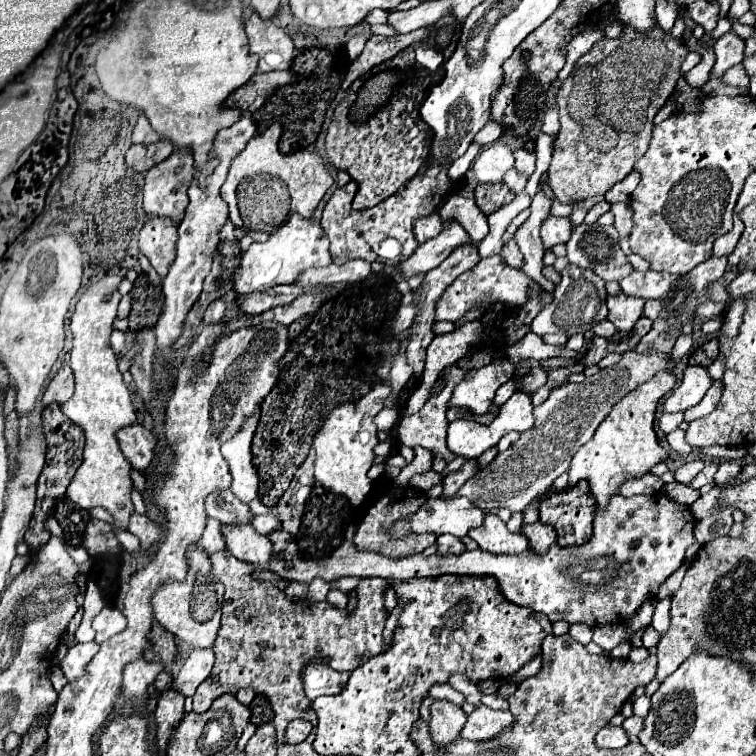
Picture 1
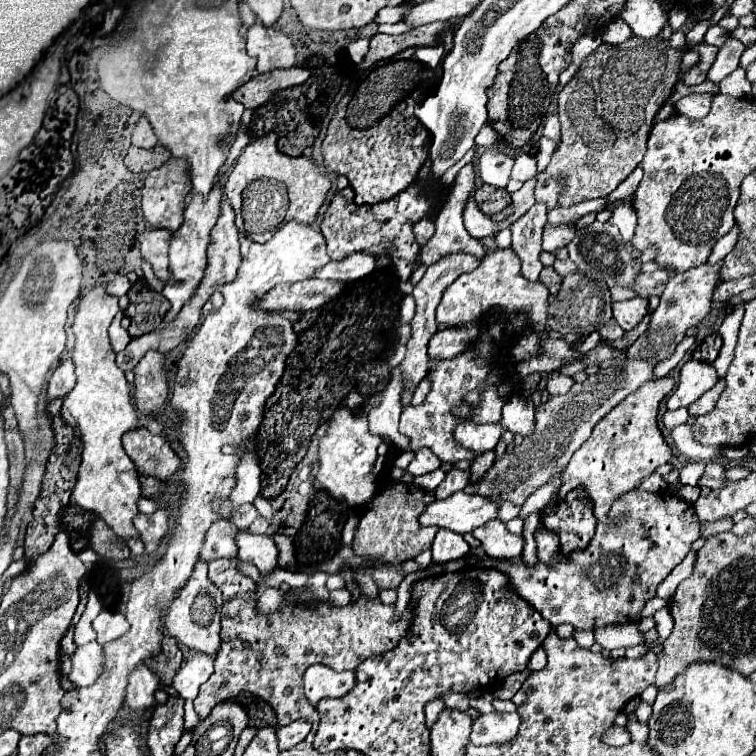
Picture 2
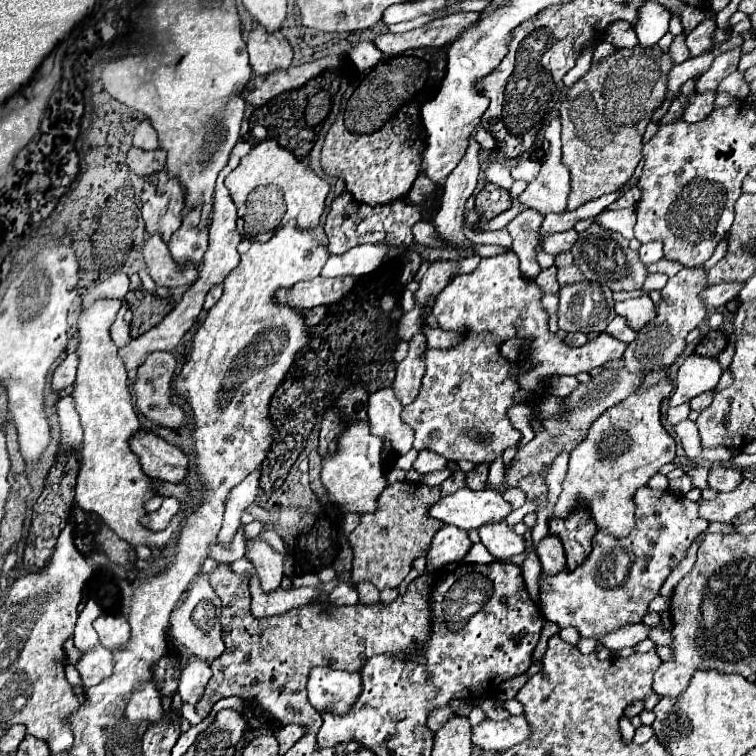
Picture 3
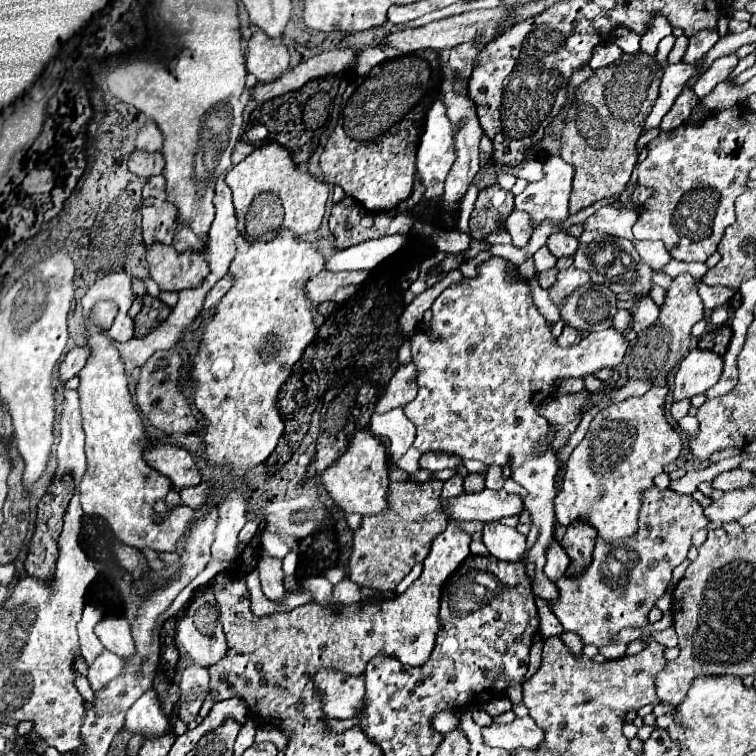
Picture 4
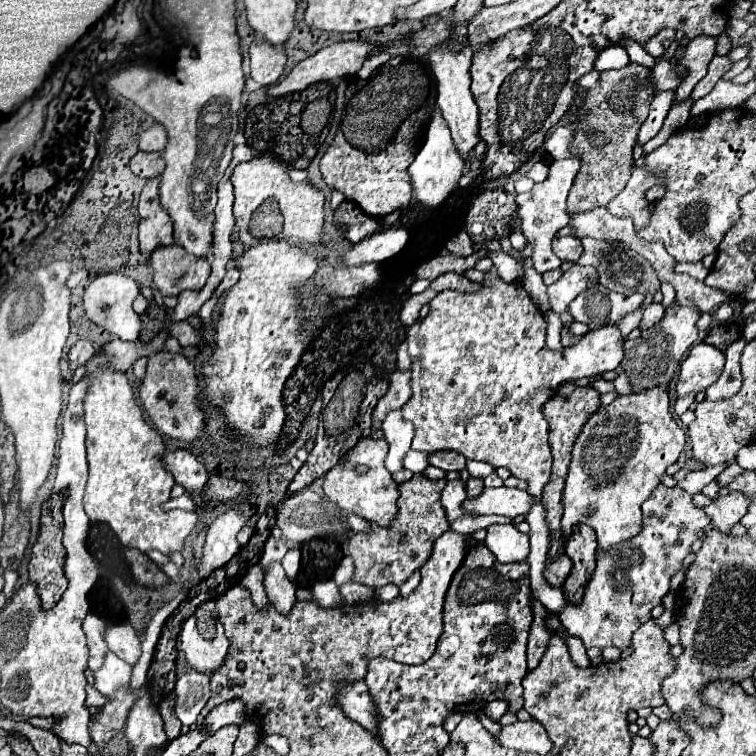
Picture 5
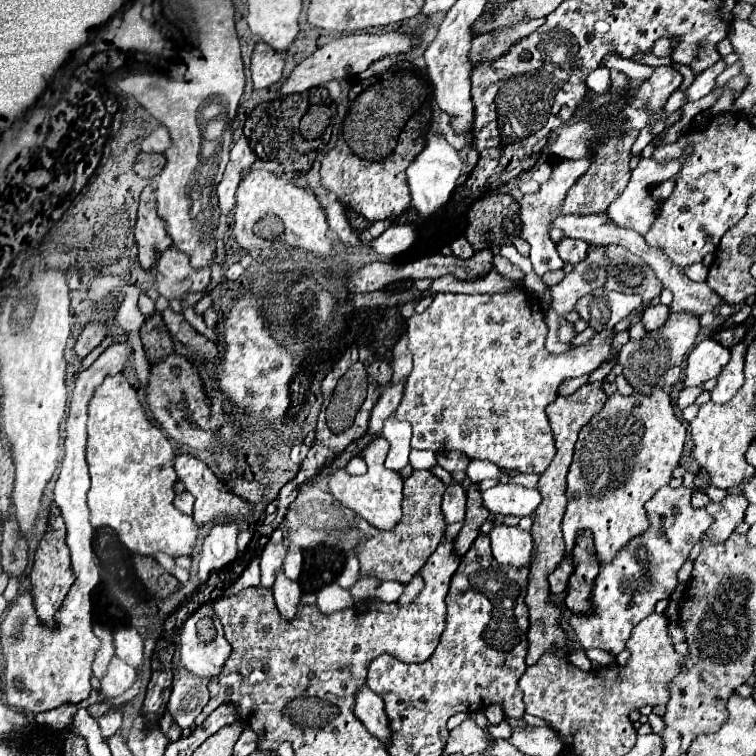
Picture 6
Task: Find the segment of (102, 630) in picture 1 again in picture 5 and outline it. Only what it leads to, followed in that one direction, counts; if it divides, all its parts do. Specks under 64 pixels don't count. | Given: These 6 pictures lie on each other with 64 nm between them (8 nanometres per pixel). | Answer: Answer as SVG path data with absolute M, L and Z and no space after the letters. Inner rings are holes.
M130 624L108 626L104 632L104 640L106 640L108 648L118 658L128 662L130 666L134 666L138 662L138 658L140 658L140 636Z

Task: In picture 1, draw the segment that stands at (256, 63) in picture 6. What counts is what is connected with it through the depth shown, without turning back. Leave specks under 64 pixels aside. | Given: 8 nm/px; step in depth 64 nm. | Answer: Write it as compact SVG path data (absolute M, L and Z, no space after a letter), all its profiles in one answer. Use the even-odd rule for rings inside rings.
M256 12L246 22L248 46L250 54L258 54L258 70L272 72L272 70L288 70L292 60L296 58L292 38L276 24L262 20Z

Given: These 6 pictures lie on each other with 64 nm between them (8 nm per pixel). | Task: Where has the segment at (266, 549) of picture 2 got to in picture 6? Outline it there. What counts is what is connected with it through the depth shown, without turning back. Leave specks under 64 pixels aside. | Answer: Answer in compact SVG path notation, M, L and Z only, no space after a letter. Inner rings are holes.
M278 572L276 582L272 586L272 592L274 592L276 606L278 606L280 614L282 614L282 618L292 620L296 616L296 610L298 610L298 604L300 604L300 596L302 596L302 590L300 590L298 582L292 582L290 578L284 576L284 572Z

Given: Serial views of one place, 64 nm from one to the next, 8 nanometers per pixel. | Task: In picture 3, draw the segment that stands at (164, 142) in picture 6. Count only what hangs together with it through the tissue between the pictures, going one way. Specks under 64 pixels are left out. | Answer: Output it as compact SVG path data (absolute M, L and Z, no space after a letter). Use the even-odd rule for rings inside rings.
M144 120L136 132L134 132L134 146L136 148L142 148L142 150L156 150L160 144L158 144L158 134L156 130L152 128L152 124L148 120Z

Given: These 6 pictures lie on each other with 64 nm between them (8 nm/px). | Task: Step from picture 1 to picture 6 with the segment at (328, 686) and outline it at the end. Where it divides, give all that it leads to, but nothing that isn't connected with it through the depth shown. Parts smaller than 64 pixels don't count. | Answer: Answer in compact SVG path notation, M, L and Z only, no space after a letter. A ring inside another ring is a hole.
M362 686L358 690L354 714L372 736L382 740L386 746L390 744L390 728L386 726L386 712L382 706L382 698L378 698L378 694L374 694L368 686Z

